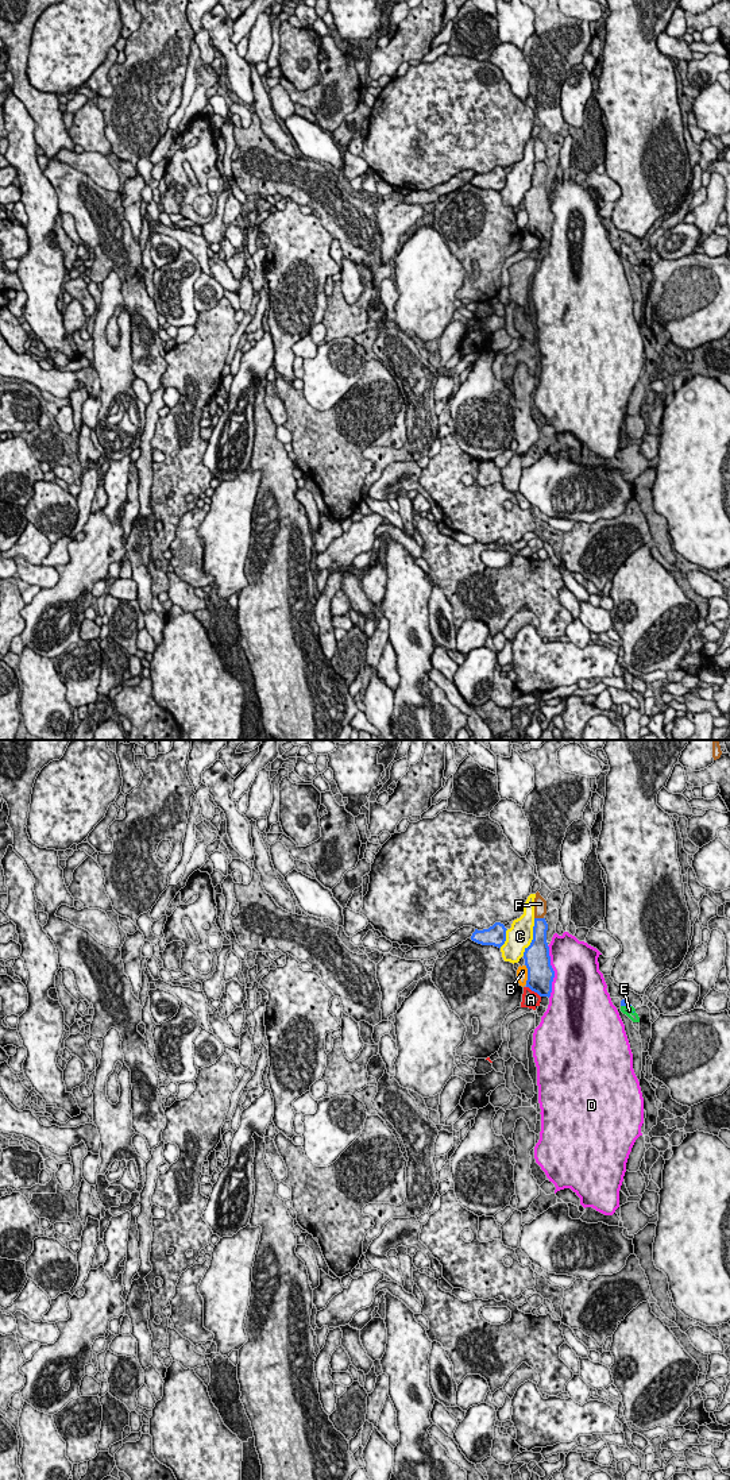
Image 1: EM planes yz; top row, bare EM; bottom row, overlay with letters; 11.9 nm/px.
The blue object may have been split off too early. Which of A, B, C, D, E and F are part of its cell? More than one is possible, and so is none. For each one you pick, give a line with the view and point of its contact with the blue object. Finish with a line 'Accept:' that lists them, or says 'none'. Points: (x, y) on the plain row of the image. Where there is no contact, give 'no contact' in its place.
E: contact yz (626, 250)
Accept: E

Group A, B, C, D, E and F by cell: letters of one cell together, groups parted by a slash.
A / B / C / D / E / F

